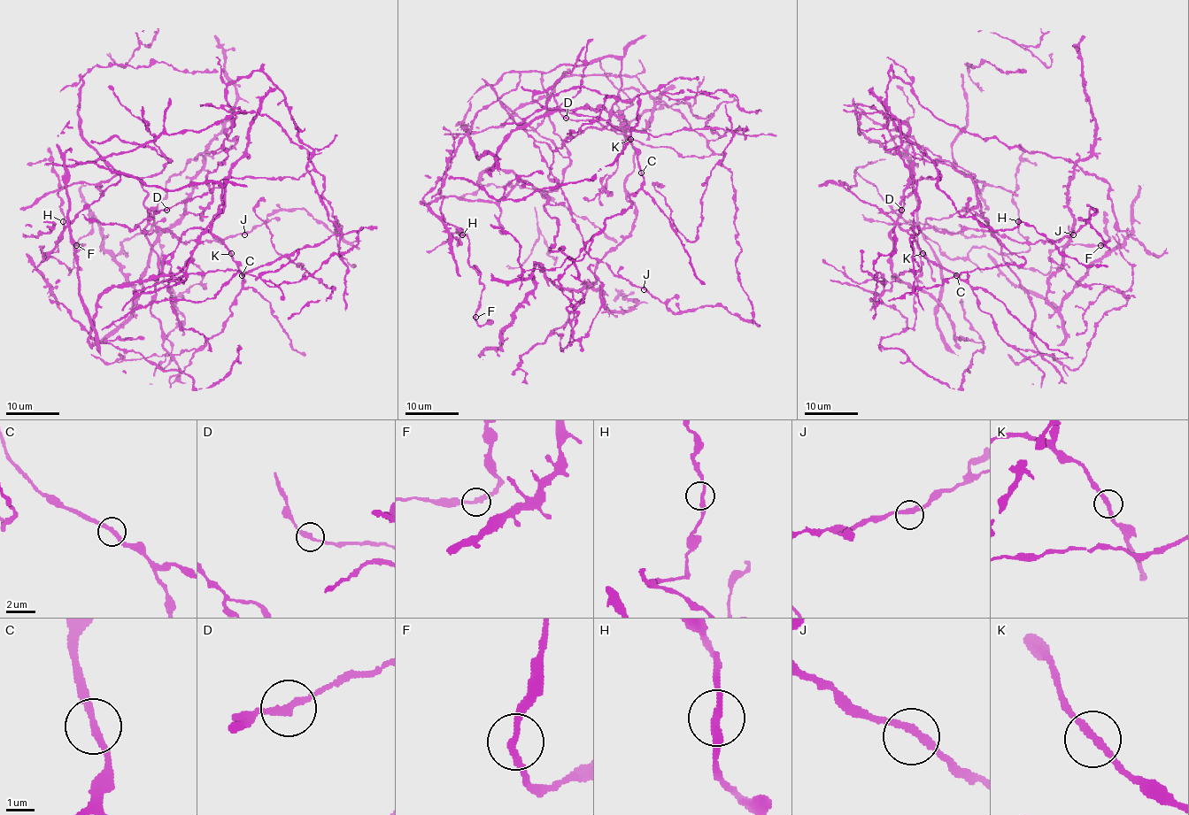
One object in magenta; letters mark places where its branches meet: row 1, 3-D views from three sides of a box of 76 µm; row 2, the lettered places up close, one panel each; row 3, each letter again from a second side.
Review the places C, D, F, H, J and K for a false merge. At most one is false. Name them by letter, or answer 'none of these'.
none of these

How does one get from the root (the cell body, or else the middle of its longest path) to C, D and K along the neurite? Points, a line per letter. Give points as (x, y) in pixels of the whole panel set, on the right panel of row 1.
C: (913, 270), (893, 280), (891, 230), (896, 225), (913, 237), (917, 248), (930, 260), (956, 275)
D: (913, 270), (893, 280), (891, 230), (913, 149), (907, 126), (886, 113), (940, 172), (918, 180), (901, 209)
K: (913, 270), (899, 273), (893, 280), (893, 239), (891, 230), (899, 225), (913, 237), (922, 253)

